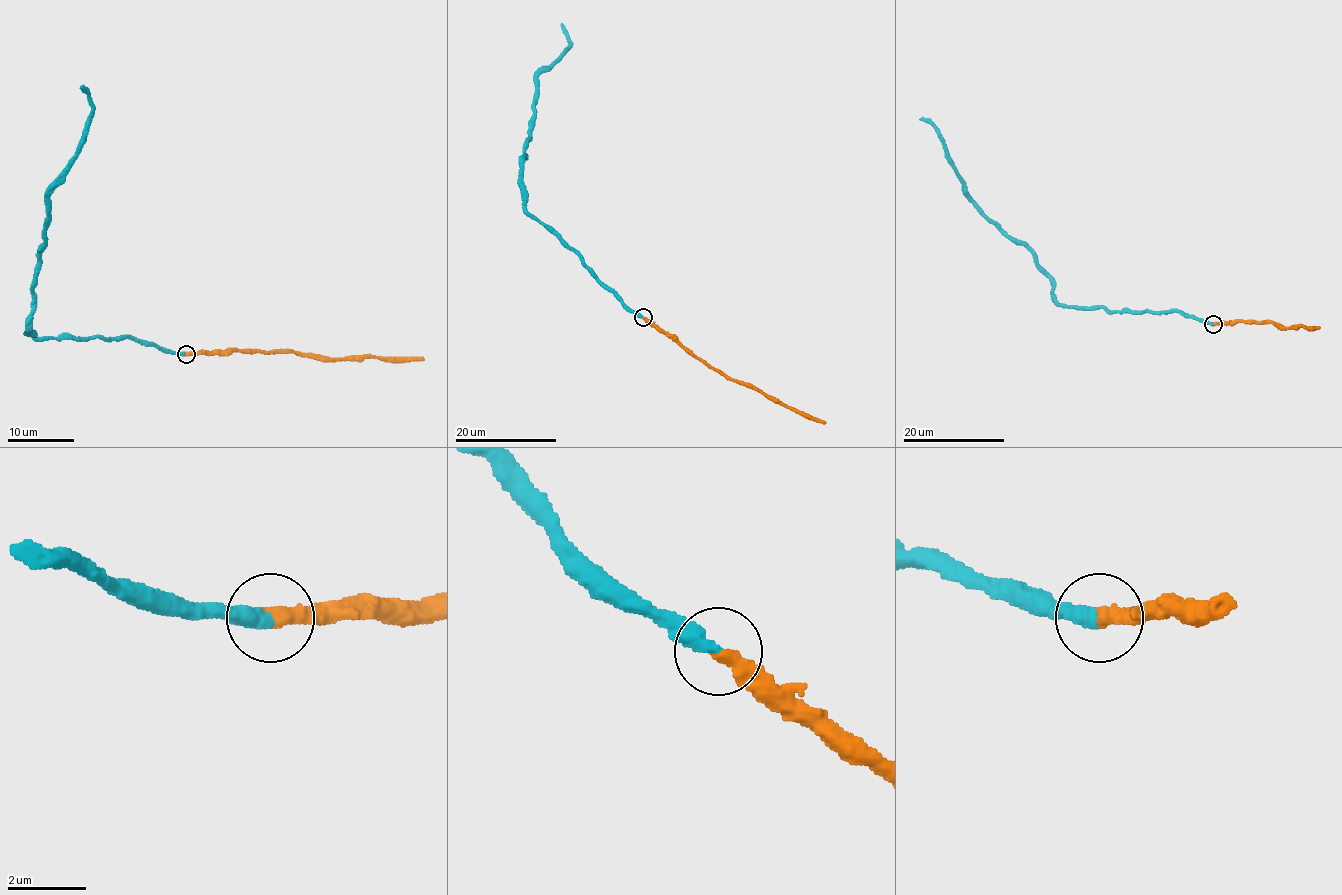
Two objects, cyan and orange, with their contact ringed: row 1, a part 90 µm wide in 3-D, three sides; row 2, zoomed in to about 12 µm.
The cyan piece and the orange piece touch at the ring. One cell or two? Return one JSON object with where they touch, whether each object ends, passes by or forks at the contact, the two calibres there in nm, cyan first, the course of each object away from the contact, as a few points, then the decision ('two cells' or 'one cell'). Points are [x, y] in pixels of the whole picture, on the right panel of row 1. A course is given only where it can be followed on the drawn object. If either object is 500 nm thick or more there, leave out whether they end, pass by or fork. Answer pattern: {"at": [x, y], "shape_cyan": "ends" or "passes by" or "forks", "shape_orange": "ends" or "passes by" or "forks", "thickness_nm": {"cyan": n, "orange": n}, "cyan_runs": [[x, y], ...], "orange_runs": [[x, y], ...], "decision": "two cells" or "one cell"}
{"at": [1213, 324], "shape_cyan": "ends", "shape_orange": "ends", "thickness_nm": {"cyan": 400, "orange": 440}, "cyan_runs": [[1213, 323], [1175, 311], [1062, 306], [1053, 278], [984, 214], [941, 135], [919, 119]], "orange_runs": [[1213, 323], [1251, 322], [1319, 328]], "decision": "one cell"}

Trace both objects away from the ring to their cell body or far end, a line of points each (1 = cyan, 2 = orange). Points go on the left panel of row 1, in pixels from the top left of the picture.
1: (186, 353), (128, 337), (29, 330), (47, 195), (74, 157), (92, 109), (80, 87)
2: (186, 353), (254, 352), (325, 358), (424, 360)

